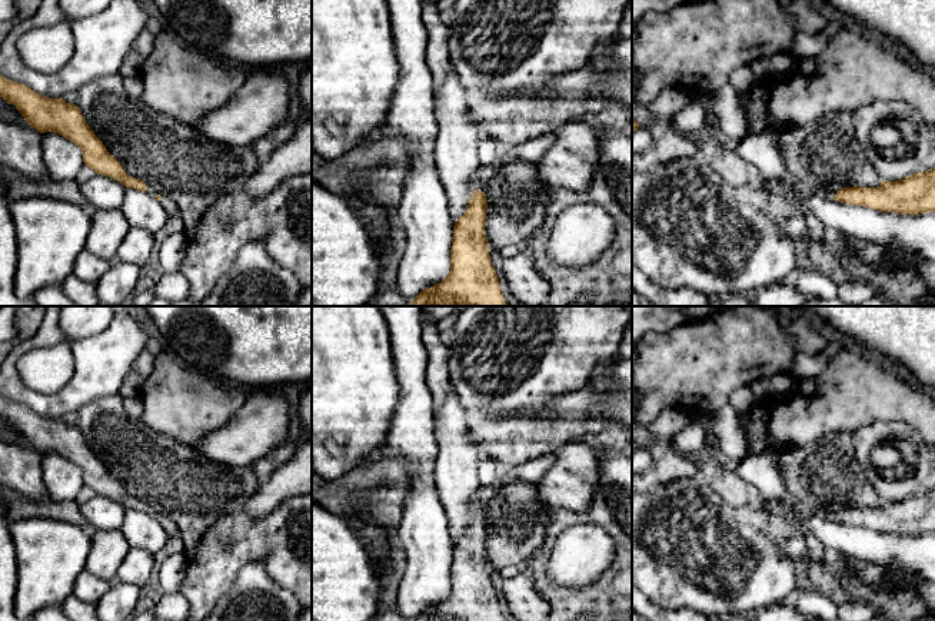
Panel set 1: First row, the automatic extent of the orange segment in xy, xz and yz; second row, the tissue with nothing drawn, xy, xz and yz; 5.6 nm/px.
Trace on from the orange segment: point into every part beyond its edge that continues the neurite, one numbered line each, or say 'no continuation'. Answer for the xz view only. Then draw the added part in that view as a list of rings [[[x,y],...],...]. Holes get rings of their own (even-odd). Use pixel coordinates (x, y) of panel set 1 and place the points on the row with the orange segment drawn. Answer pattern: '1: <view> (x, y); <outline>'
1: xz (533, 149); [[[546,133],[535,139],[530,139],[519,146],[503,149],[496,162],[486,165],[480,169],[478,179],[473,182],[472,193],[478,189],[480,189],[485,193],[495,175],[509,160],[515,159],[530,160],[530,162],[539,160],[553,145],[555,139],[556,137],[553,133]]]

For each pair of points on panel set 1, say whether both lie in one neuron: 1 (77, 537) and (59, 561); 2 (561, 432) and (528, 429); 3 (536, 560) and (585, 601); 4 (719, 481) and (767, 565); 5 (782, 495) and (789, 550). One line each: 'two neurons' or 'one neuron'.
1: one neuron
2: one neuron
3: one neuron
4: two neurons
5: two neurons

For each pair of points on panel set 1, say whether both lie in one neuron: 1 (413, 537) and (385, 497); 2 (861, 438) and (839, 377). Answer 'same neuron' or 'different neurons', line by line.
1: different neurons
2: different neurons

